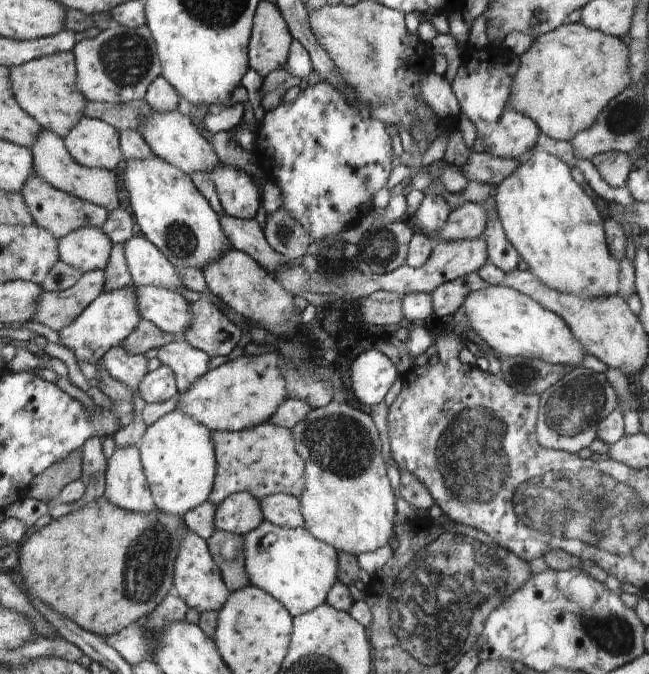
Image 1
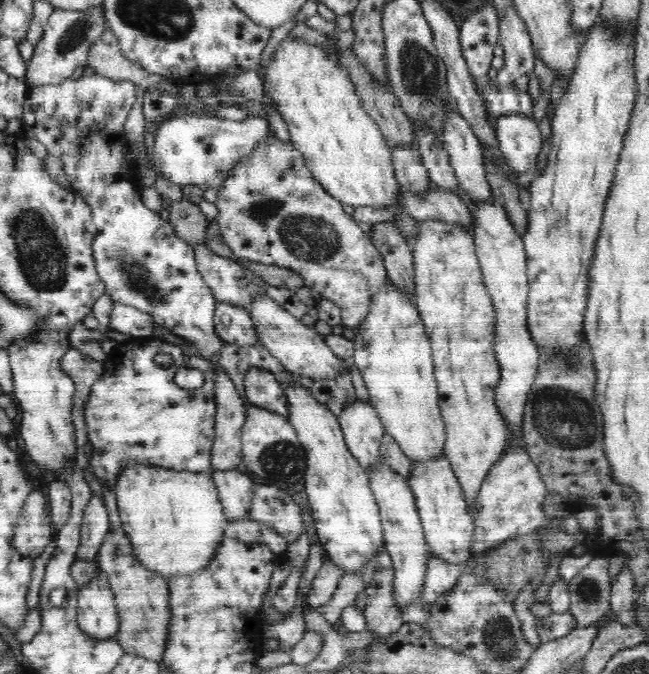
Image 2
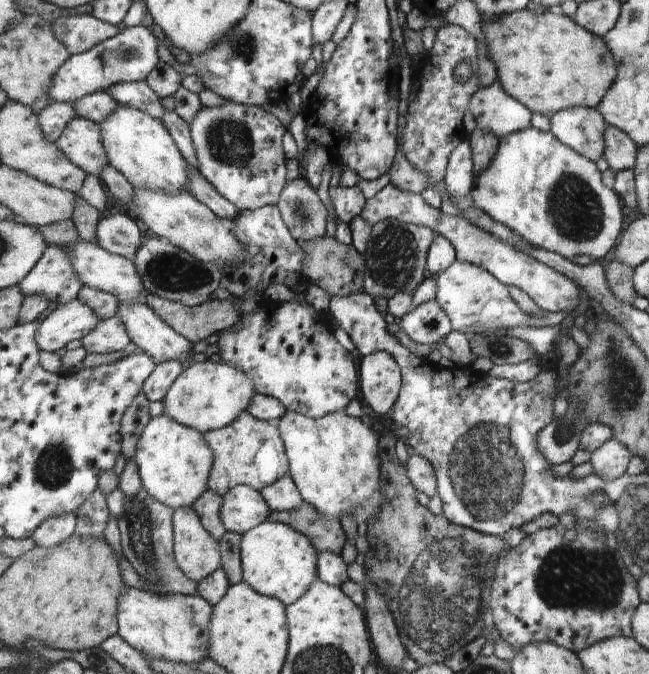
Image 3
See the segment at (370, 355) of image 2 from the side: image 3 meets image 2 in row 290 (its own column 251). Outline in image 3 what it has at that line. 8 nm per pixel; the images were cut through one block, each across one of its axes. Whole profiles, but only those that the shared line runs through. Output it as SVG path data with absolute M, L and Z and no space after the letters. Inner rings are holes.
M211 361L192 363L180 373L163 398L164 414L181 425L201 433L223 429L240 414L250 410L256 394L252 377L228 363Z

